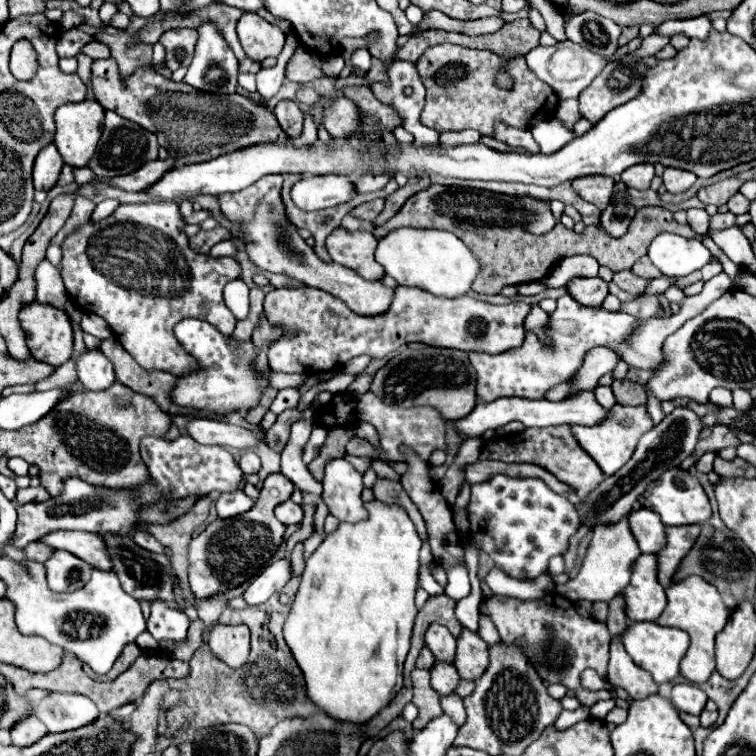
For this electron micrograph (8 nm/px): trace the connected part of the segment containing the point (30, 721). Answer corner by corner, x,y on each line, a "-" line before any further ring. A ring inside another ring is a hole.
34,713
22,717
22,721
18,721
16,727
10,729
14,745
30,745
44,737
44,733
48,733
48,729
44,729
44,723

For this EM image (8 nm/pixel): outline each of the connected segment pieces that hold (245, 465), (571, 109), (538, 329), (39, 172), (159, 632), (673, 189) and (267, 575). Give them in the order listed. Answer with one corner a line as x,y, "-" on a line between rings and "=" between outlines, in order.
246,451
240,459
240,469
250,475
250,473
258,473
260,471
260,457
254,451
=
564,99
558,103
558,109
556,109
556,115
562,119
562,121
568,121
568,125
574,125
582,115
578,111
578,99
=
538,304
532,305
524,322
525,330
536,333
542,343
548,343
546,327
548,327
548,314
=
56,145
44,147
34,161
34,175
32,175
34,189
44,189
44,191
52,189
54,183
58,181
62,165
64,165
64,161
62,161
=
154,599
152,613
150,613
150,619
146,621
146,625
148,625
148,631
152,633
152,637
158,641
162,641
162,639
180,641
186,637
190,621
182,611
172,609
162,599
=
674,167
664,169
664,185
670,193
682,193
688,187
692,187
694,181
696,181
696,175
686,169
674,169
=
280,559
274,561
270,565
266,565
256,579
248,585
246,593
244,593
244,601
248,605
260,605
264,601
268,601
274,593
278,593
286,581
292,577
290,573
290,561
288,559

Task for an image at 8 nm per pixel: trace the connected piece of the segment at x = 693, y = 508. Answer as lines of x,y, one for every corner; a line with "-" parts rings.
680,467
668,469
656,481
652,481
652,485
648,485
644,497
646,497
644,507
656,511
660,515
662,523
668,527
670,525
694,525
694,523
700,525
712,517
710,501
702,489
702,485
698,483
698,479
692,473
688,473

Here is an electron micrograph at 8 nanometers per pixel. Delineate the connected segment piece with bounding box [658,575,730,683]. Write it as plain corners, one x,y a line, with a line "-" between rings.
696,575
686,577
680,583
670,585
666,589
666,595
668,595
668,605
658,619
658,625
678,627
690,635
690,647
688,647
684,659
680,661
680,673
692,683
702,683
716,669
714,637
728,623
730,611
728,611
728,607
724,607
724,601
722,601
718,589
714,585
710,585
708,581
704,581
702,577
696,577

